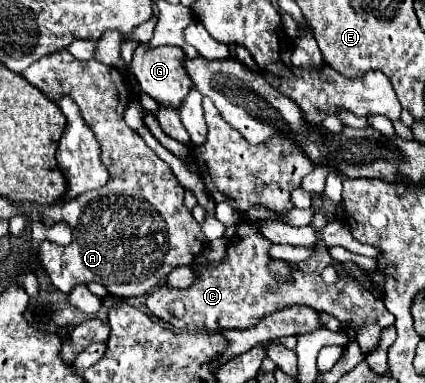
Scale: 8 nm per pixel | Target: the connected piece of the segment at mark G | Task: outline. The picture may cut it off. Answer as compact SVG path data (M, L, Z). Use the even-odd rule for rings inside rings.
M139 44L135 48L135 54L133 54L131 72L135 74L141 90L147 92L151 98L155 98L163 106L179 108L185 94L193 86L183 62L185 62L185 52L179 46L157 46L157 48L153 48L149 44Z

